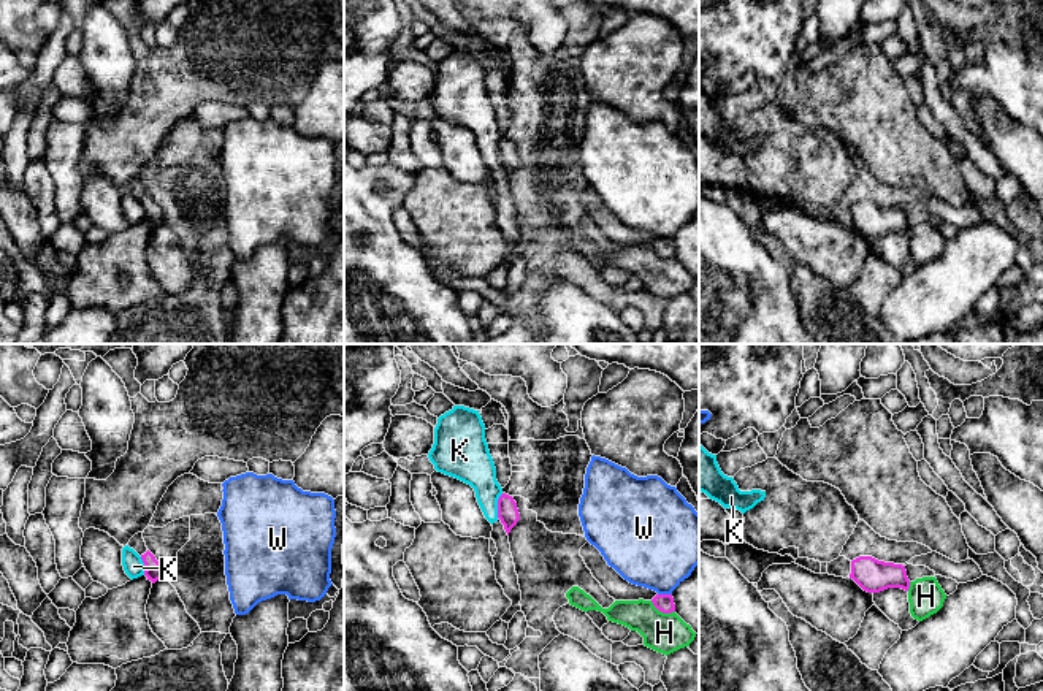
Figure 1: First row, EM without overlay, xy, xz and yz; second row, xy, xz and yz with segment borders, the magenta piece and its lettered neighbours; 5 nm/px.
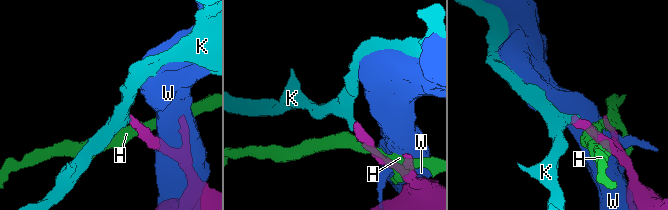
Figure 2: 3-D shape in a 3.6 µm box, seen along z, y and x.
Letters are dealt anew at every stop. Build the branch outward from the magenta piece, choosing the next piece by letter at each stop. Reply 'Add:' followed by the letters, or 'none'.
Add: none

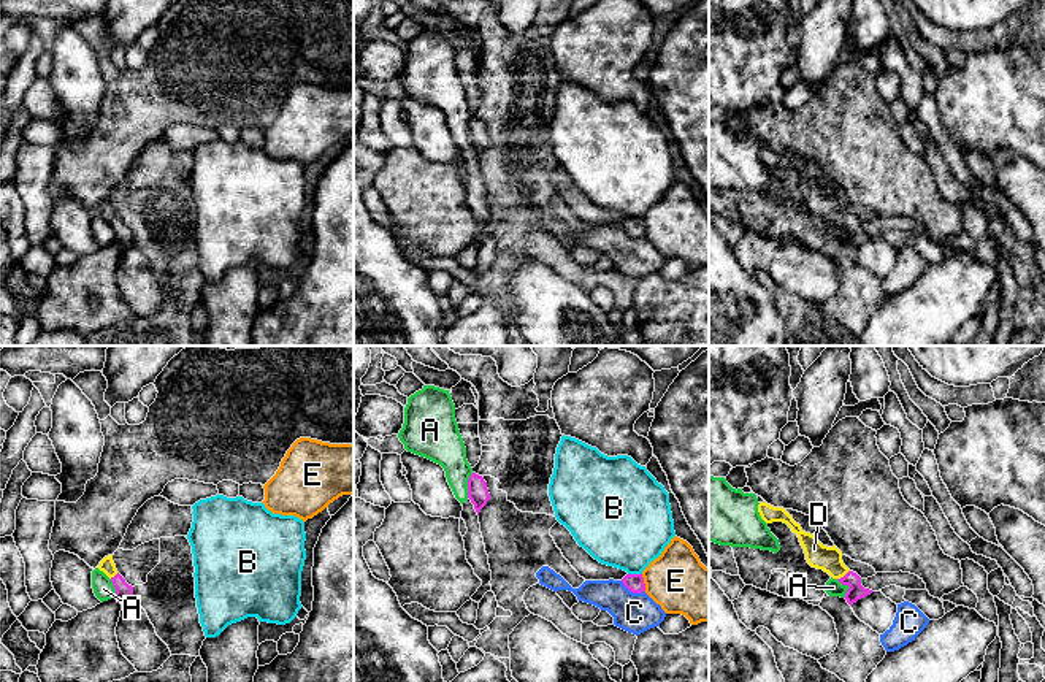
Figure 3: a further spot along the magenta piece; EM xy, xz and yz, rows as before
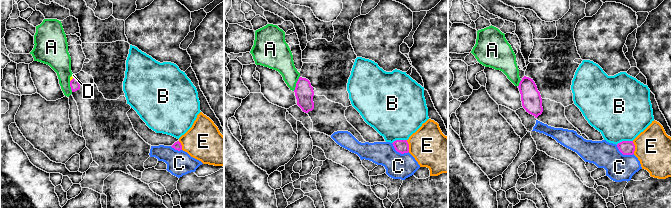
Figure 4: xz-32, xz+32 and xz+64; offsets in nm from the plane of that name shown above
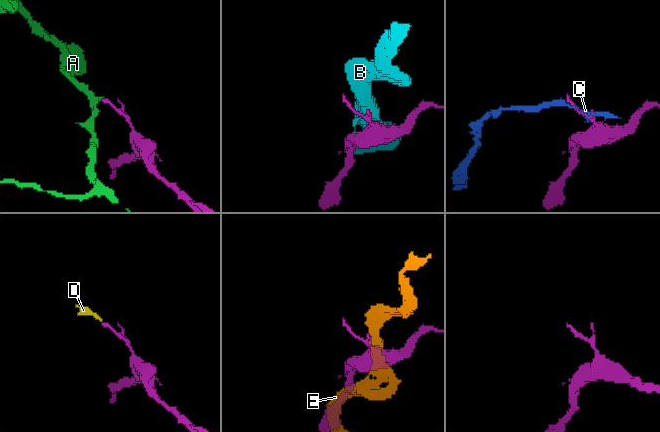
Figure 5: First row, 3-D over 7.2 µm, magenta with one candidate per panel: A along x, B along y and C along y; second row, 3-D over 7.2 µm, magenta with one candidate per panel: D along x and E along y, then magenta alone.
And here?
Add: D

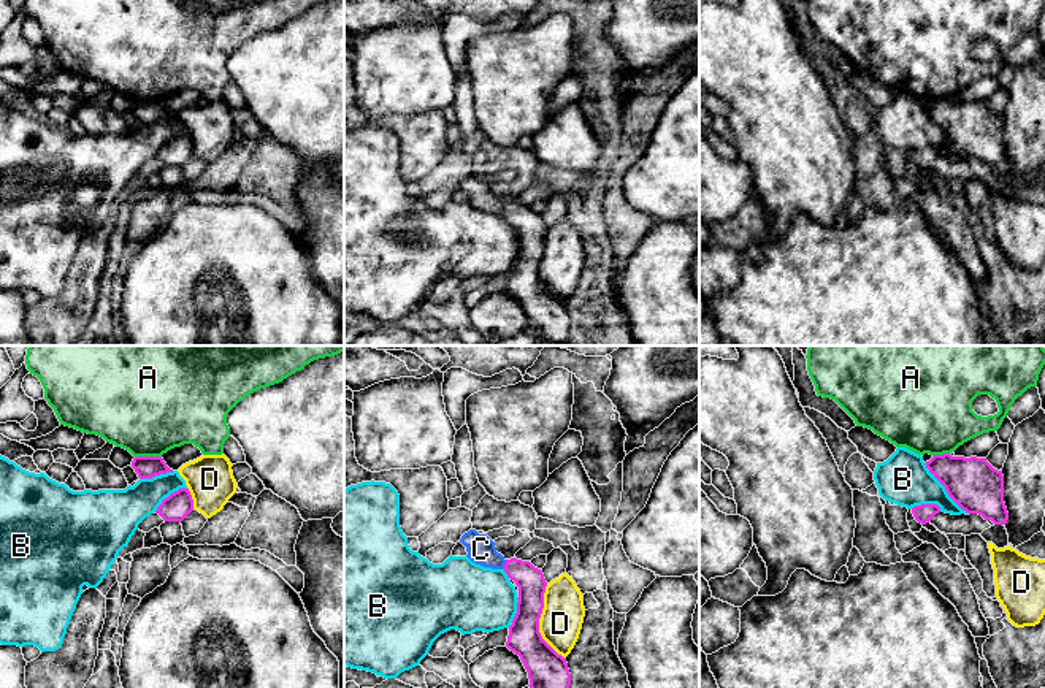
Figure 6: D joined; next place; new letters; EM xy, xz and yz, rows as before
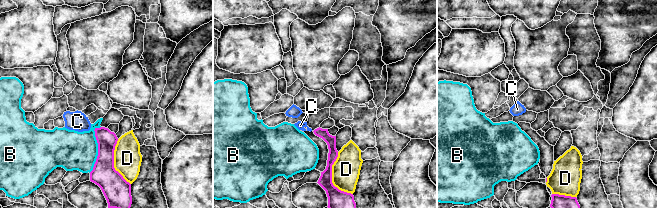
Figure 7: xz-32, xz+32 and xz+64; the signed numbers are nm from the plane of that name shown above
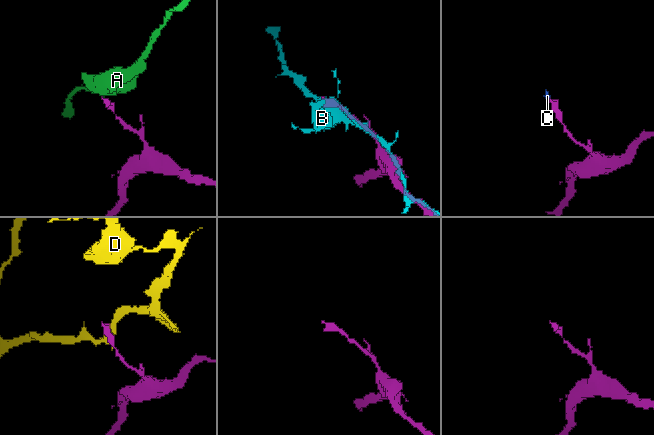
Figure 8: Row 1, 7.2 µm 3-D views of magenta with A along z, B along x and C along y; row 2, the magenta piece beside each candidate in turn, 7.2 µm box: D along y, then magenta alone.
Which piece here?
Add: C

